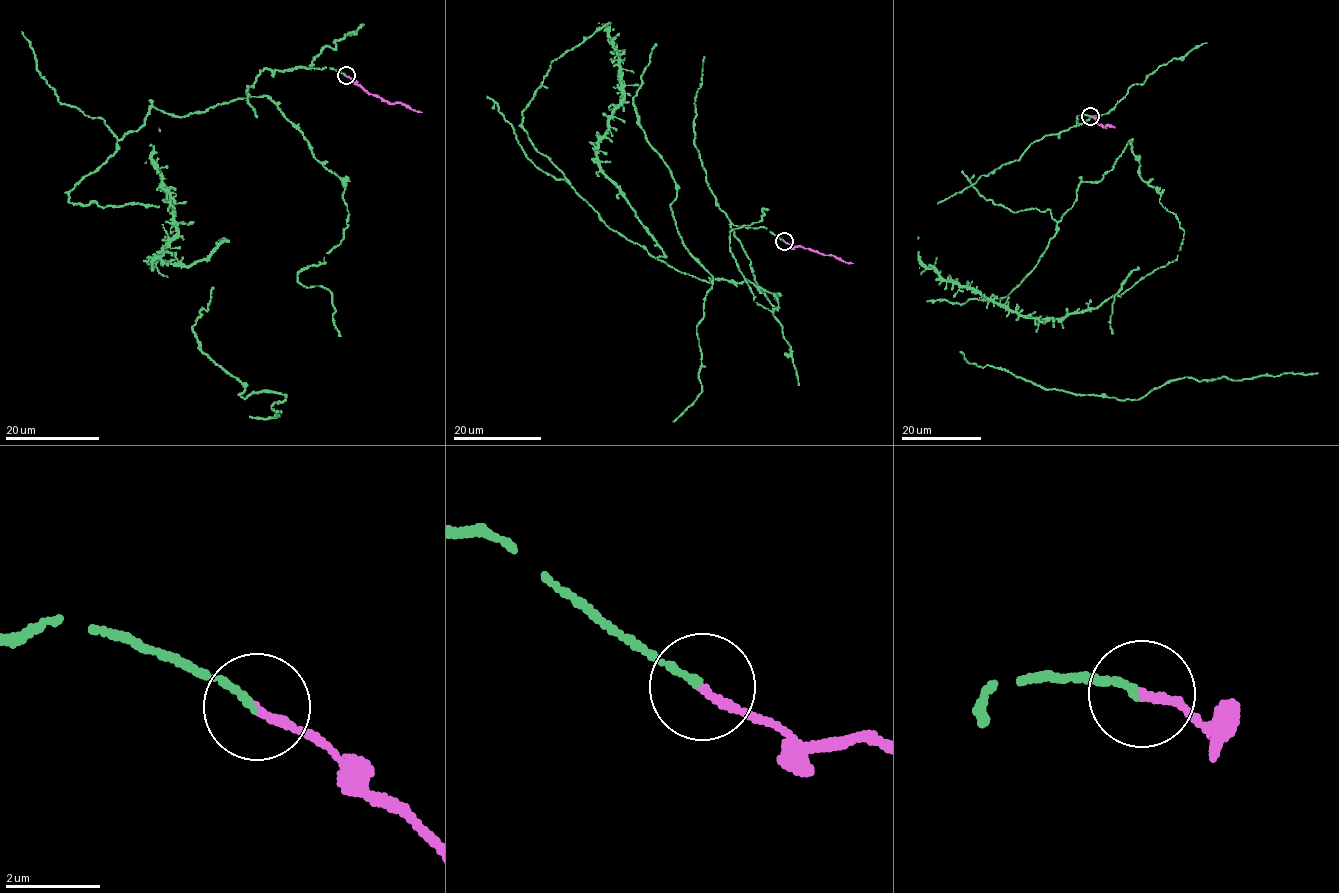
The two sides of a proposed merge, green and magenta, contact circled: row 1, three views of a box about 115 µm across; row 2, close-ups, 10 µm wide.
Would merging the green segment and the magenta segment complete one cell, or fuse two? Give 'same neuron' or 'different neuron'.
same neuron

